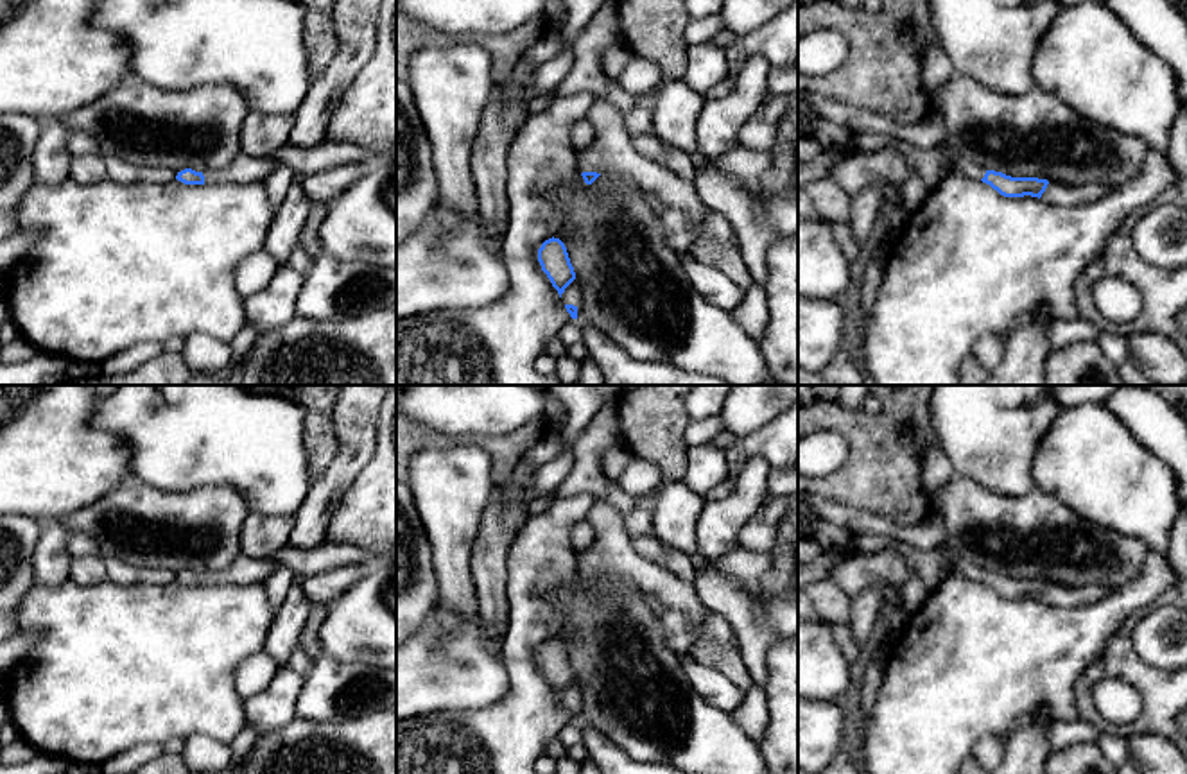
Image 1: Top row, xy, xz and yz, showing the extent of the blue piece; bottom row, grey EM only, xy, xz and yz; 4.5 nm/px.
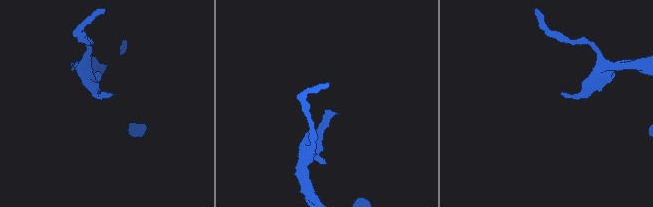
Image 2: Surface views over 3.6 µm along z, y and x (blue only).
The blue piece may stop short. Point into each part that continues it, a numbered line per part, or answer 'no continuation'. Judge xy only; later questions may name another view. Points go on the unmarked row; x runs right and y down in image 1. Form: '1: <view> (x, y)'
1: xy (244, 570)

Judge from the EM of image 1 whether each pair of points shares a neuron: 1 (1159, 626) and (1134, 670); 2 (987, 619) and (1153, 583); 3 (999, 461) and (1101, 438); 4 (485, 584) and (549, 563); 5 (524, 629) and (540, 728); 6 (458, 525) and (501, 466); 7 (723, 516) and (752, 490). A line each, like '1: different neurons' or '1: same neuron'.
1: different neurons
2: same neuron
3: different neurons
4: different neurons
5: same neuron
6: different neurons
7: same neuron

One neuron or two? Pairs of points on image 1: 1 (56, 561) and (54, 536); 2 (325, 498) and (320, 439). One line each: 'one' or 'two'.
1: one
2: two

